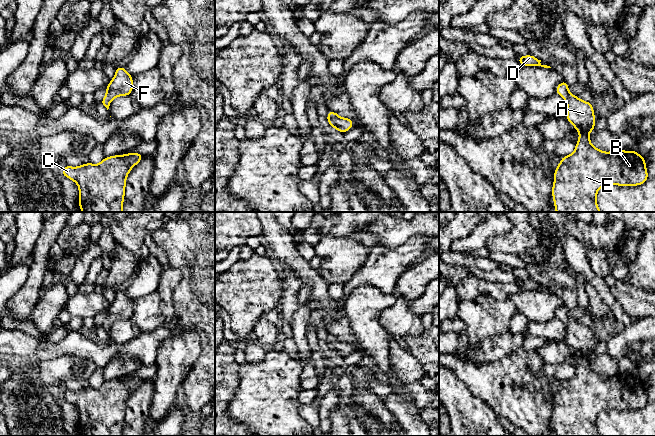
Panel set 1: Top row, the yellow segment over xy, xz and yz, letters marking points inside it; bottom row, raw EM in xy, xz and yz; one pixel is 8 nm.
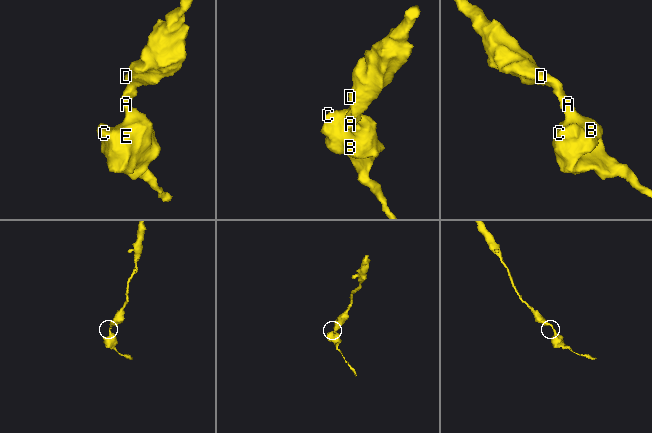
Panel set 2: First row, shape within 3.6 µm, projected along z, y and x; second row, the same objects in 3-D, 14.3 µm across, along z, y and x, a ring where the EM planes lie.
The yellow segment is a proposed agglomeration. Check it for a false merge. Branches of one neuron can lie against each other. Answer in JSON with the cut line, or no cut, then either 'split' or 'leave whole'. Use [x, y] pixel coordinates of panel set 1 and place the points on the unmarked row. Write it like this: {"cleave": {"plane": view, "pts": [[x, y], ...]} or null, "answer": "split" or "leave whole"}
{"cleave": null, "answer": "leave whole"}

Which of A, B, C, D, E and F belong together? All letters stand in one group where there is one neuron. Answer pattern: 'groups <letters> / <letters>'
groups A B C D E F

